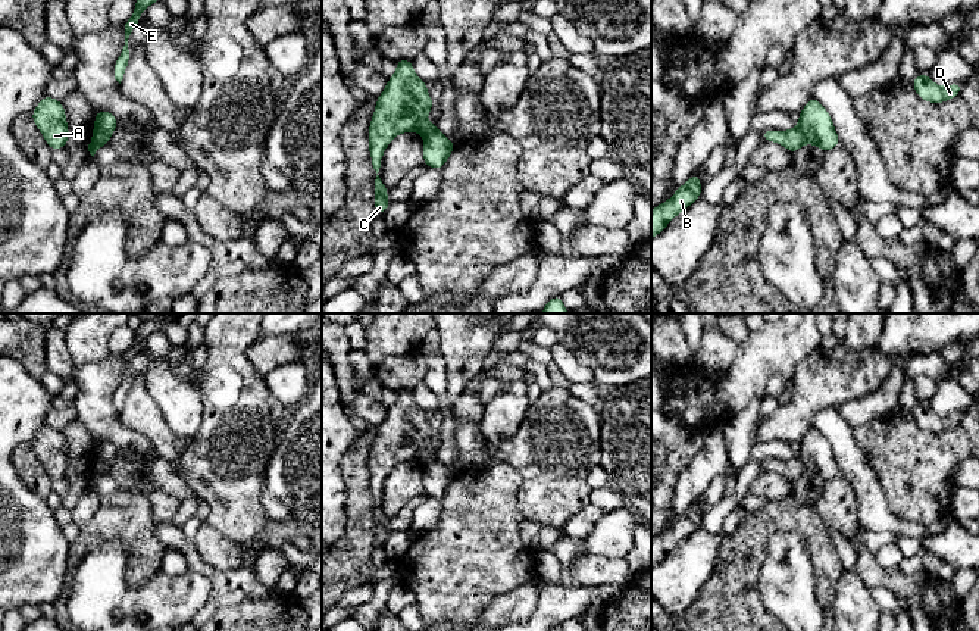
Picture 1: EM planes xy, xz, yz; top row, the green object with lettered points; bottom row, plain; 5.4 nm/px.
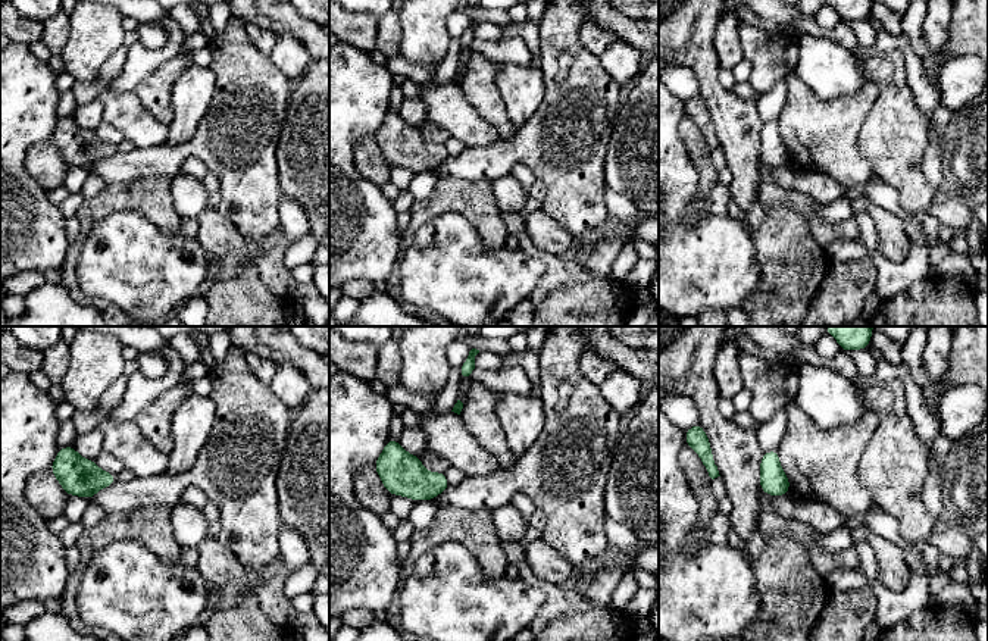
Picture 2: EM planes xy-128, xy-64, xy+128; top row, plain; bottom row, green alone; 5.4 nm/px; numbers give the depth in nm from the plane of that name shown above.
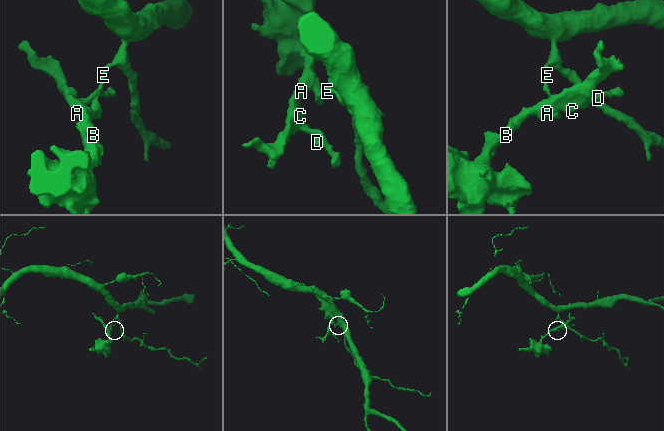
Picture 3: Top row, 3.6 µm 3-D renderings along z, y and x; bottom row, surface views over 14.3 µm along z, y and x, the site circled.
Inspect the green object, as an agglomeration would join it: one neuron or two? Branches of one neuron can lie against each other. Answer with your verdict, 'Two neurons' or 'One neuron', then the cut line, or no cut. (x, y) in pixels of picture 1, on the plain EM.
Two neurons. Split along yz (797, 455), (806, 471)

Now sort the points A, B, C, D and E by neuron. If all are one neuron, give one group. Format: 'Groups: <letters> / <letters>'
Groups: A B C D / E

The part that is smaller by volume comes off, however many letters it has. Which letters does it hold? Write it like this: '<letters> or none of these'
A, B, C, D

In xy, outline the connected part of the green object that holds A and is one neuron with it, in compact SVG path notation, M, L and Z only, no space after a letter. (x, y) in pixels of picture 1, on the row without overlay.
M46 424L31 443L31 449L51 480L66 478L69 456L60 429Z

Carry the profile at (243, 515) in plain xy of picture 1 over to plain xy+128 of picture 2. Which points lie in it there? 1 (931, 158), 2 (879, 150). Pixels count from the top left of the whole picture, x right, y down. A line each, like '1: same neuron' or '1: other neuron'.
1: other neuron
2: same neuron

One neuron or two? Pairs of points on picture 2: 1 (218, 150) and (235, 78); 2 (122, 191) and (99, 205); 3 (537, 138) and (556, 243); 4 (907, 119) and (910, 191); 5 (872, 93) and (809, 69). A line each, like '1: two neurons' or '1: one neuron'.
1: one neuron
2: one neuron
3: two neurons
4: one neuron
5: two neurons

